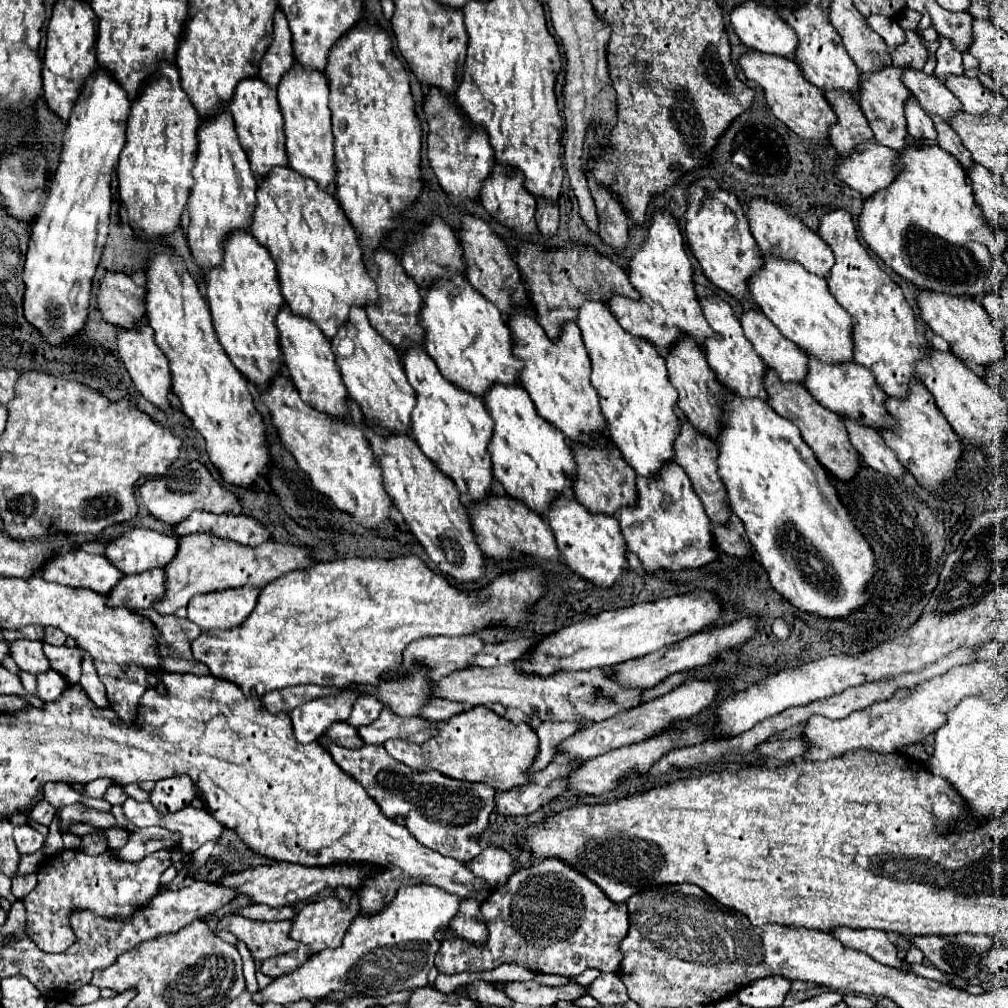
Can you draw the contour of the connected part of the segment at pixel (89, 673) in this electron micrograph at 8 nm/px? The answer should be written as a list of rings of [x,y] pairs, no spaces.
[[[87,655],[83,661],[83,675],[81,675],[81,687],[85,689],[85,693],[89,695],[89,699],[97,705],[97,707],[109,707],[109,699],[107,699],[107,691],[105,685],[101,683],[101,679],[97,677],[97,669],[95,669],[95,661]]]

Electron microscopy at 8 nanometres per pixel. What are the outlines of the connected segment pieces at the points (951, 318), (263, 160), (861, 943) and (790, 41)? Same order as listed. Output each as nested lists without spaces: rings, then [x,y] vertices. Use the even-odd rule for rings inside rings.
[[[921,289],[917,295],[917,307],[921,311],[921,319],[929,325],[929,329],[935,335],[941,335],[943,339],[949,341],[951,351],[965,361],[965,365],[991,365],[997,363],[1005,349],[1001,341],[1001,333],[997,331],[991,315],[987,309],[983,309],[981,303],[975,299],[969,299],[967,295],[955,297],[955,295],[945,295],[939,291],[931,289]]]
[[[245,77],[235,87],[233,99],[229,103],[229,111],[233,115],[239,141],[249,157],[249,163],[251,163],[251,169],[253,169],[257,181],[263,177],[263,173],[267,173],[275,165],[287,165],[283,115],[279,109],[277,91],[271,85],[265,85],[265,81],[259,77]]]
[[[837,927],[837,929],[831,929],[831,933],[833,933],[845,947],[863,951],[863,953],[867,953],[869,957],[873,957],[875,961],[879,961],[879,963],[883,963],[883,965],[909,971],[909,969],[899,961],[895,945],[887,939],[887,935],[885,935],[883,931]]]
[[[745,1],[731,11],[729,21],[737,37],[749,49],[793,59],[797,35],[779,19],[775,11],[759,5],[757,1]]]

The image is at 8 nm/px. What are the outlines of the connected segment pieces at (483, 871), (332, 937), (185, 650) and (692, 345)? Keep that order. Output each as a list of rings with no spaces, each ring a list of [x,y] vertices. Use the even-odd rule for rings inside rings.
[[[489,845],[473,861],[467,861],[467,867],[471,869],[471,873],[475,873],[479,879],[485,881],[489,891],[493,891],[519,869],[519,863],[503,847]]]
[[[357,893],[351,895],[349,903],[343,903],[337,895],[331,895],[331,897],[325,897],[321,901],[313,901],[313,903],[307,903],[299,915],[293,919],[293,929],[291,929],[291,937],[295,941],[301,941],[305,945],[309,945],[313,949],[313,953],[319,953],[321,949],[335,949],[341,945],[353,917],[357,917],[361,911],[361,905],[359,905],[359,897]]]
[[[141,609],[137,613],[153,619],[155,627],[161,631],[161,657],[165,671],[211,675],[205,663],[191,657],[189,643],[201,635],[201,629],[195,623],[177,615],[161,615],[155,609]]]
[[[679,335],[677,343],[671,345],[667,357],[667,369],[669,369],[669,381],[679,393],[679,407],[685,413],[685,417],[693,423],[697,431],[703,431],[705,435],[713,437],[717,433],[717,401],[721,401],[721,389],[715,373],[707,365],[703,349],[697,345],[697,341],[689,335]]]

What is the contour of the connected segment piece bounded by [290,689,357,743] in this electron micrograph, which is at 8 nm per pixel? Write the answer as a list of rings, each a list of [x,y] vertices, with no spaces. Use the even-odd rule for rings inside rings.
[[[345,689],[331,697],[317,697],[301,703],[290,713],[299,743],[311,743],[319,739],[335,721],[347,721],[357,699],[355,689]]]

